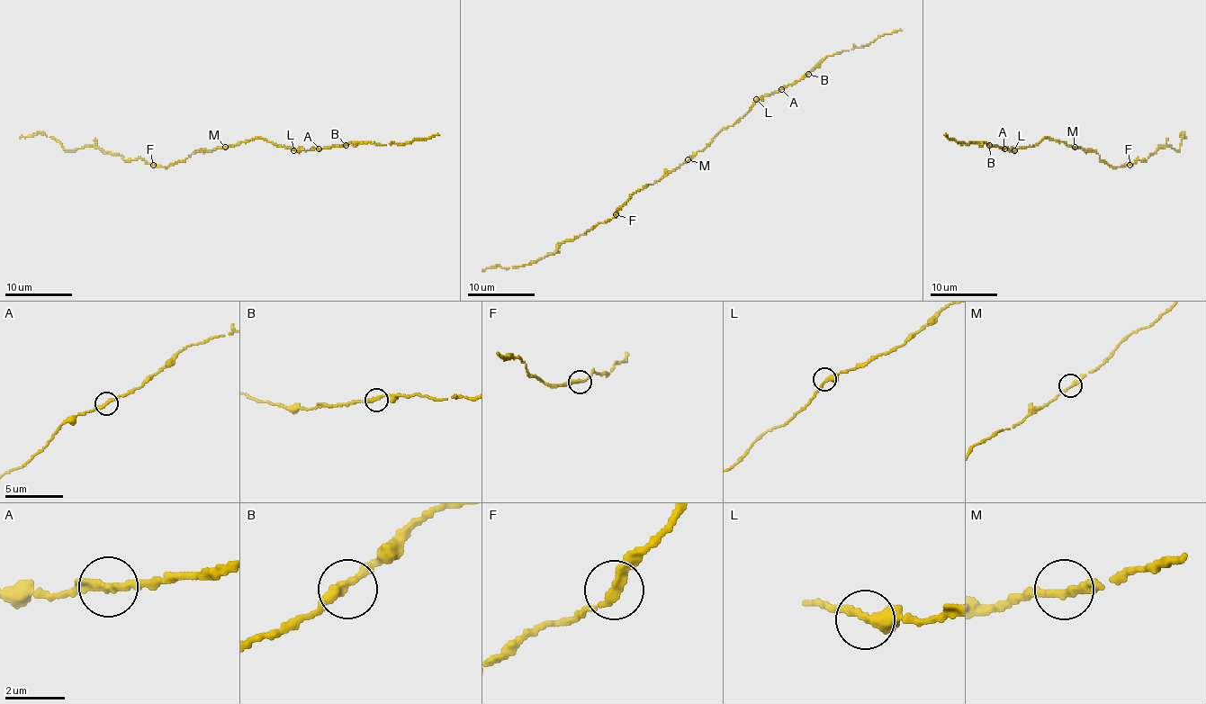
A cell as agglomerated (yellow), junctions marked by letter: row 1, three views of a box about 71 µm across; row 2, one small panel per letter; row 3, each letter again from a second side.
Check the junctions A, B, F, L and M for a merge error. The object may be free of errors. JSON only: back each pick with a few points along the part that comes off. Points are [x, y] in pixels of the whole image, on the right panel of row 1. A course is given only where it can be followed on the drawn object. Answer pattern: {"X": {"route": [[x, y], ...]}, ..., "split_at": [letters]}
{"split_at": []}

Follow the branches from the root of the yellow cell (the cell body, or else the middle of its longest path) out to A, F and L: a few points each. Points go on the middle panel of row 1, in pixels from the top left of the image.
A: (689, 159), (720, 130), (733, 126), (758, 99), (781, 89)
F: (689, 159), (652, 185), (638, 189), (616, 214)
L: (689, 159), (720, 130), (733, 126), (756, 99)

